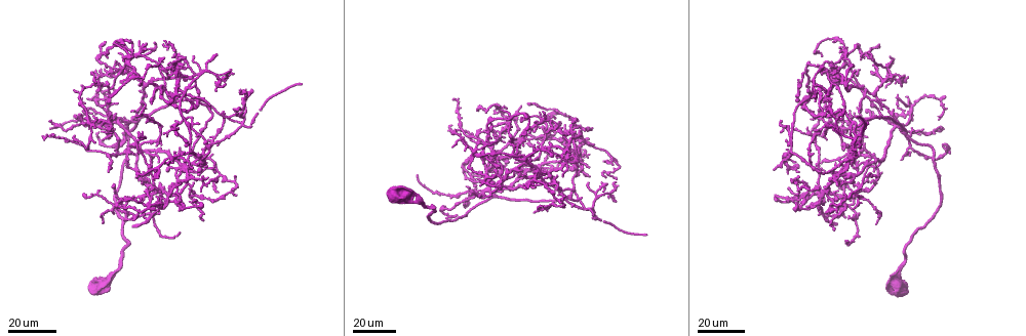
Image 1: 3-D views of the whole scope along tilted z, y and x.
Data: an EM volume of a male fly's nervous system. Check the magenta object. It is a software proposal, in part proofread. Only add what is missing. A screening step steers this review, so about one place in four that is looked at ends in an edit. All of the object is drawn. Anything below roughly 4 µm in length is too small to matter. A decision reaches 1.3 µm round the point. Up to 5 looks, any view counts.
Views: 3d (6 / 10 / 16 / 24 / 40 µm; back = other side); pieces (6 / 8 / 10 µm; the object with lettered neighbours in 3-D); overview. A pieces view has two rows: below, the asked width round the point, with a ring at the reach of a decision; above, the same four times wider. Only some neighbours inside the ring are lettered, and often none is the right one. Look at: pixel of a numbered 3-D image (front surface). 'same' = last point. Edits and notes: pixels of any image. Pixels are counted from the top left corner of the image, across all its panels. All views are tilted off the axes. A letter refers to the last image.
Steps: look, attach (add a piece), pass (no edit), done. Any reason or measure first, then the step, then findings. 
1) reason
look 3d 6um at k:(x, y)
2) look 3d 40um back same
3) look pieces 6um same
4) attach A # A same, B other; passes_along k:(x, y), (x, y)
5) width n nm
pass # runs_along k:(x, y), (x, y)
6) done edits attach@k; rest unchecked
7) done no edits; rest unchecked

free end
look 3d 40um at 1:(165, 134)

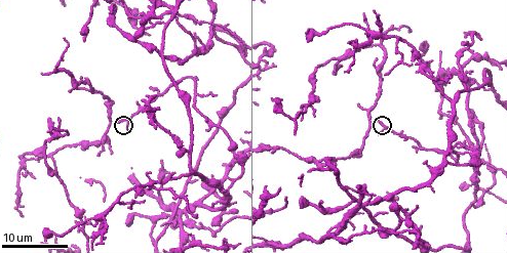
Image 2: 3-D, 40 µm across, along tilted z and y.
look pieces 10um at 2:(379, 123)

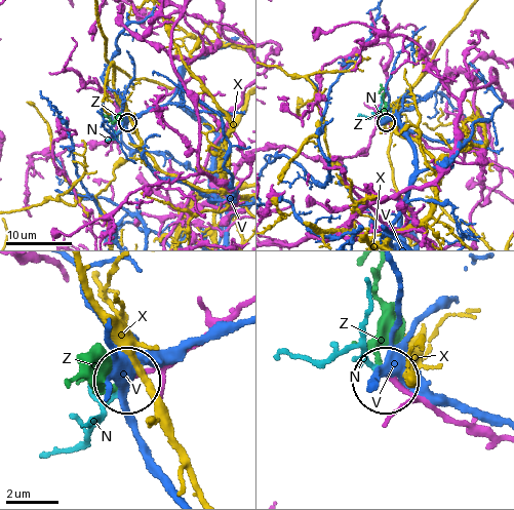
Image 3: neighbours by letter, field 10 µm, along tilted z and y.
attach Z # N other, V other, X other, Z same; the cell continues

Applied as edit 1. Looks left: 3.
look overview

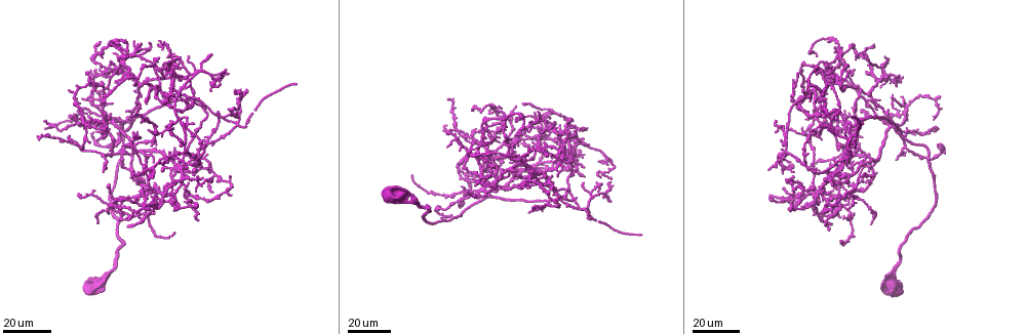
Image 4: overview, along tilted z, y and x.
free end
look 3d 40um at 4:(515, 172)

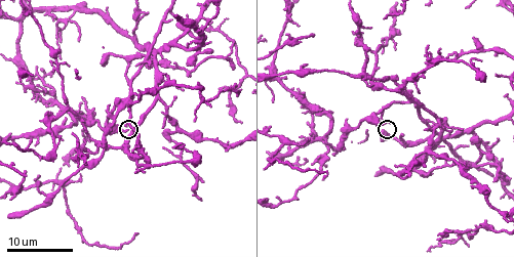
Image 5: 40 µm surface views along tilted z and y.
what lies round it
look pieces 8um at 5:(128, 131)

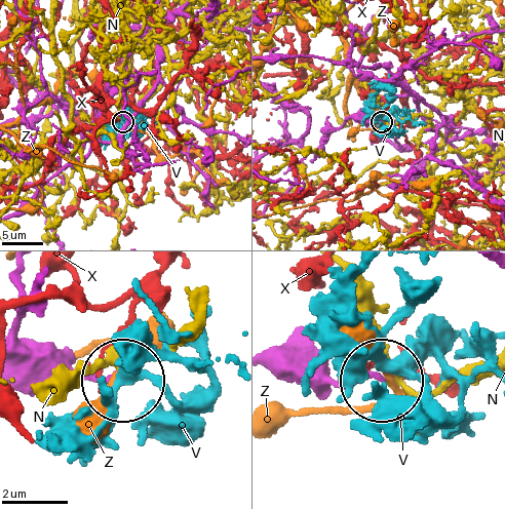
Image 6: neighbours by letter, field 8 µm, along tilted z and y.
pass # N other, V other, X other, Z other; none of them fits

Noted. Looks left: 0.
done edits attach@3; rest unchecked

